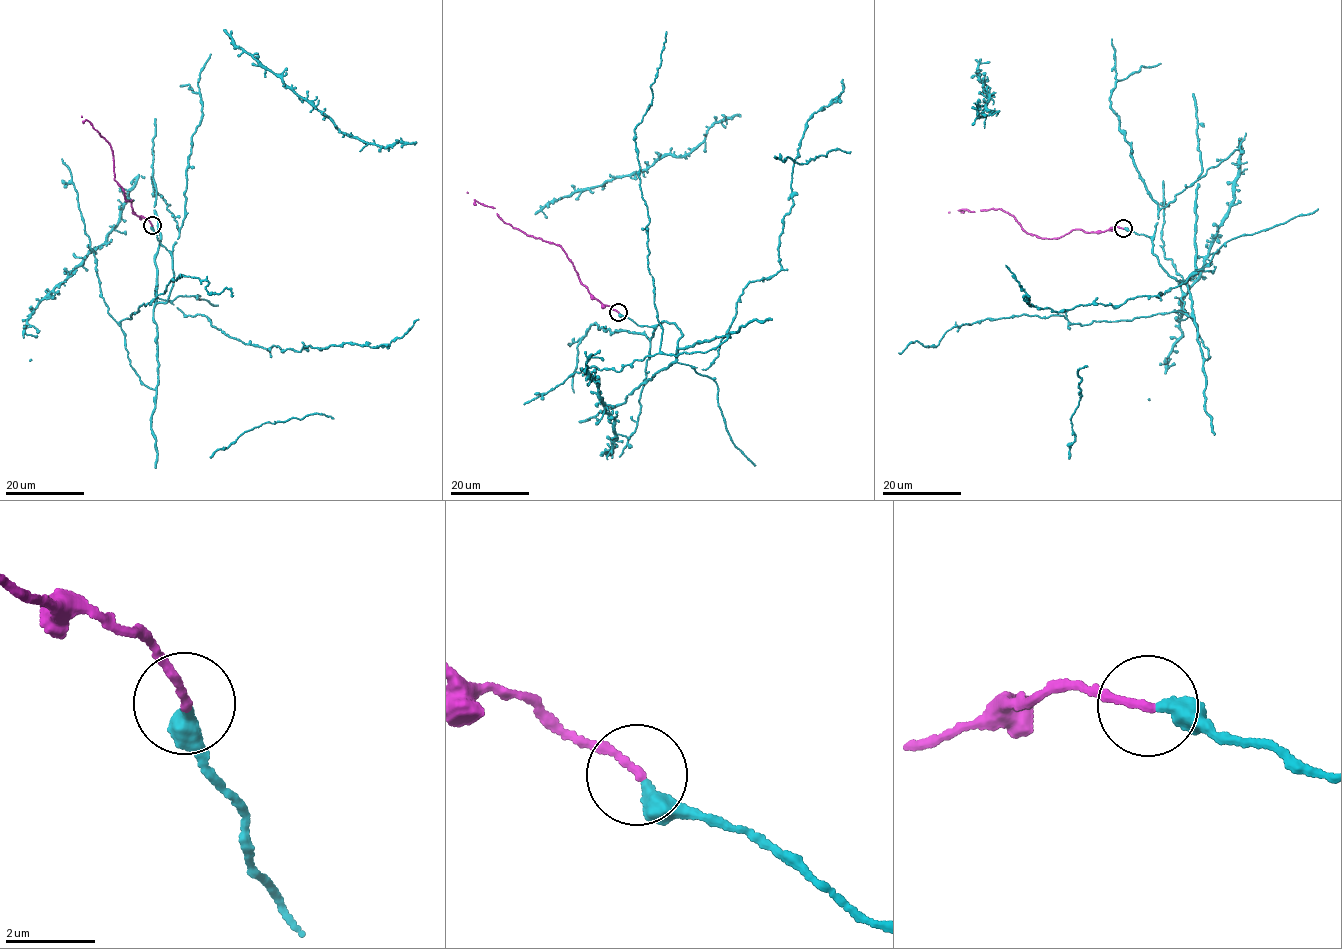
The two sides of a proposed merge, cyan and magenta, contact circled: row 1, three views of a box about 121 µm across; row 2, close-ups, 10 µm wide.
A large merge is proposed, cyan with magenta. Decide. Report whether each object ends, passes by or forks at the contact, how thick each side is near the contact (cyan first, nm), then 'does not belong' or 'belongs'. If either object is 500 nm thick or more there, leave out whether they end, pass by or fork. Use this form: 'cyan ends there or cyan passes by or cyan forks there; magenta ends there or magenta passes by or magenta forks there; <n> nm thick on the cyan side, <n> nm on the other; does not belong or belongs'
cyan ends there; magenta ends there; 400 nm thick on the cyan side, 180 nm on the other; belongs

